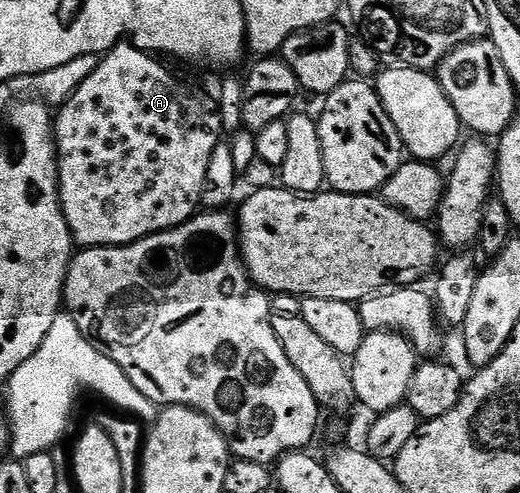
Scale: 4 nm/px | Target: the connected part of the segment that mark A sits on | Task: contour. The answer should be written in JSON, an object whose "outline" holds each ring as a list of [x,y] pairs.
{"outline":[[[128,41],[118,43],[98,62],[95,73],[91,73],[91,77],[87,77],[87,81],[83,81],[83,85],[79,85],[79,89],[65,100],[63,106],[58,110],[62,111],[56,112],[55,134],[59,144],[61,206],[65,209],[69,226],[73,228],[74,240],[82,248],[121,247],[124,243],[134,243],[160,231],[170,231],[172,227],[183,225],[187,220],[193,218],[202,206],[211,157],[215,153],[218,143],[223,139],[219,103],[216,98],[208,99],[203,92],[196,91],[195,88],[188,87],[185,83],[180,83],[157,59],[160,58],[154,57],[148,51],[141,51]]]}

